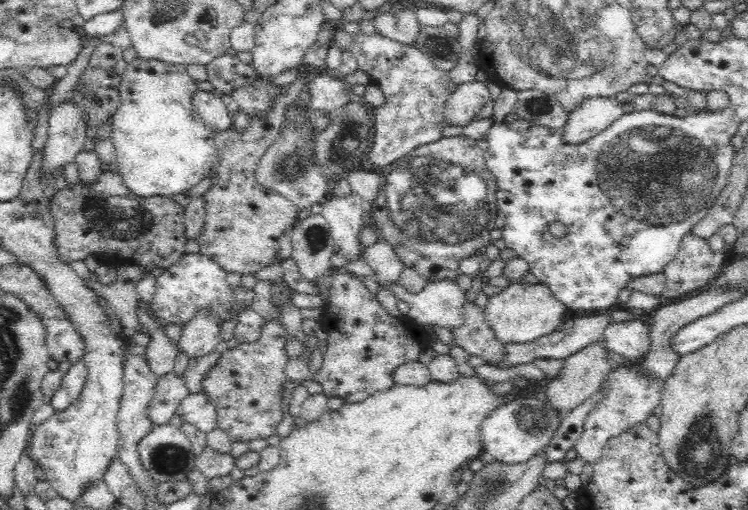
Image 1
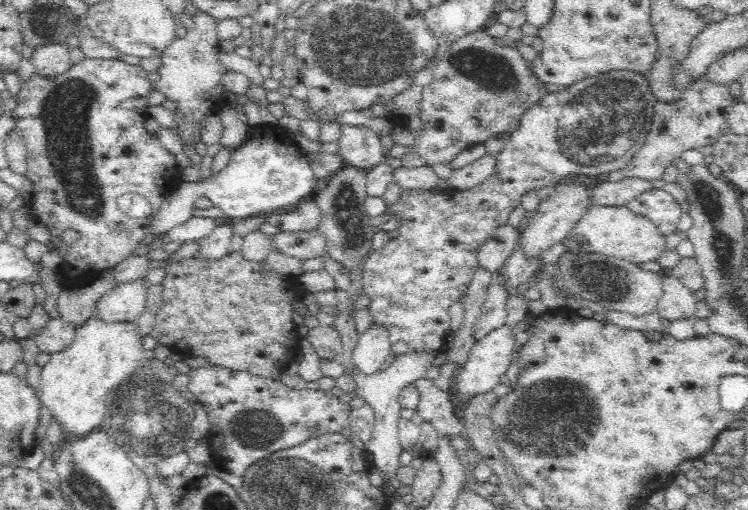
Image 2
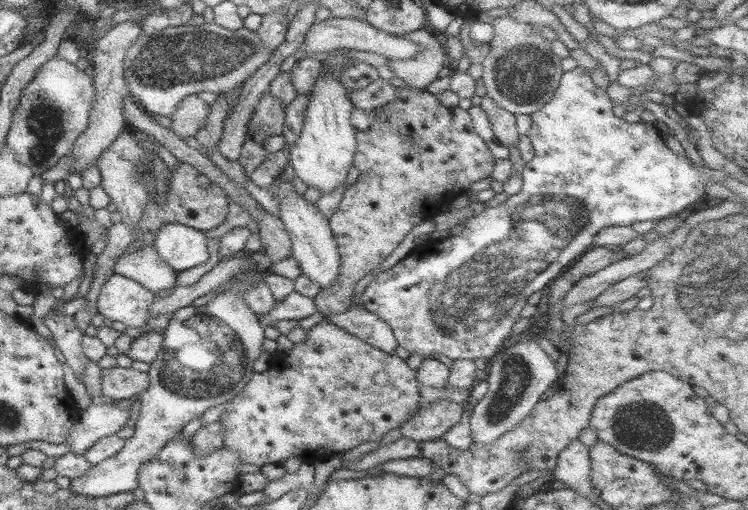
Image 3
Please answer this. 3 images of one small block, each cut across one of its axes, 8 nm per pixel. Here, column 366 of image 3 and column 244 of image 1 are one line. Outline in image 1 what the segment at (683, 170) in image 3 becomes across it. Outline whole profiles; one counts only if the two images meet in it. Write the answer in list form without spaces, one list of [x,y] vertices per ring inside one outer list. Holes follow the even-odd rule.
[[[186,253],[156,278],[155,293],[149,305],[155,316],[167,324],[184,327],[198,310],[209,310],[215,314],[218,323],[228,322],[234,301],[242,311],[251,308],[253,300],[253,289],[238,285],[234,290],[228,285],[226,271],[213,258],[200,253]]]

